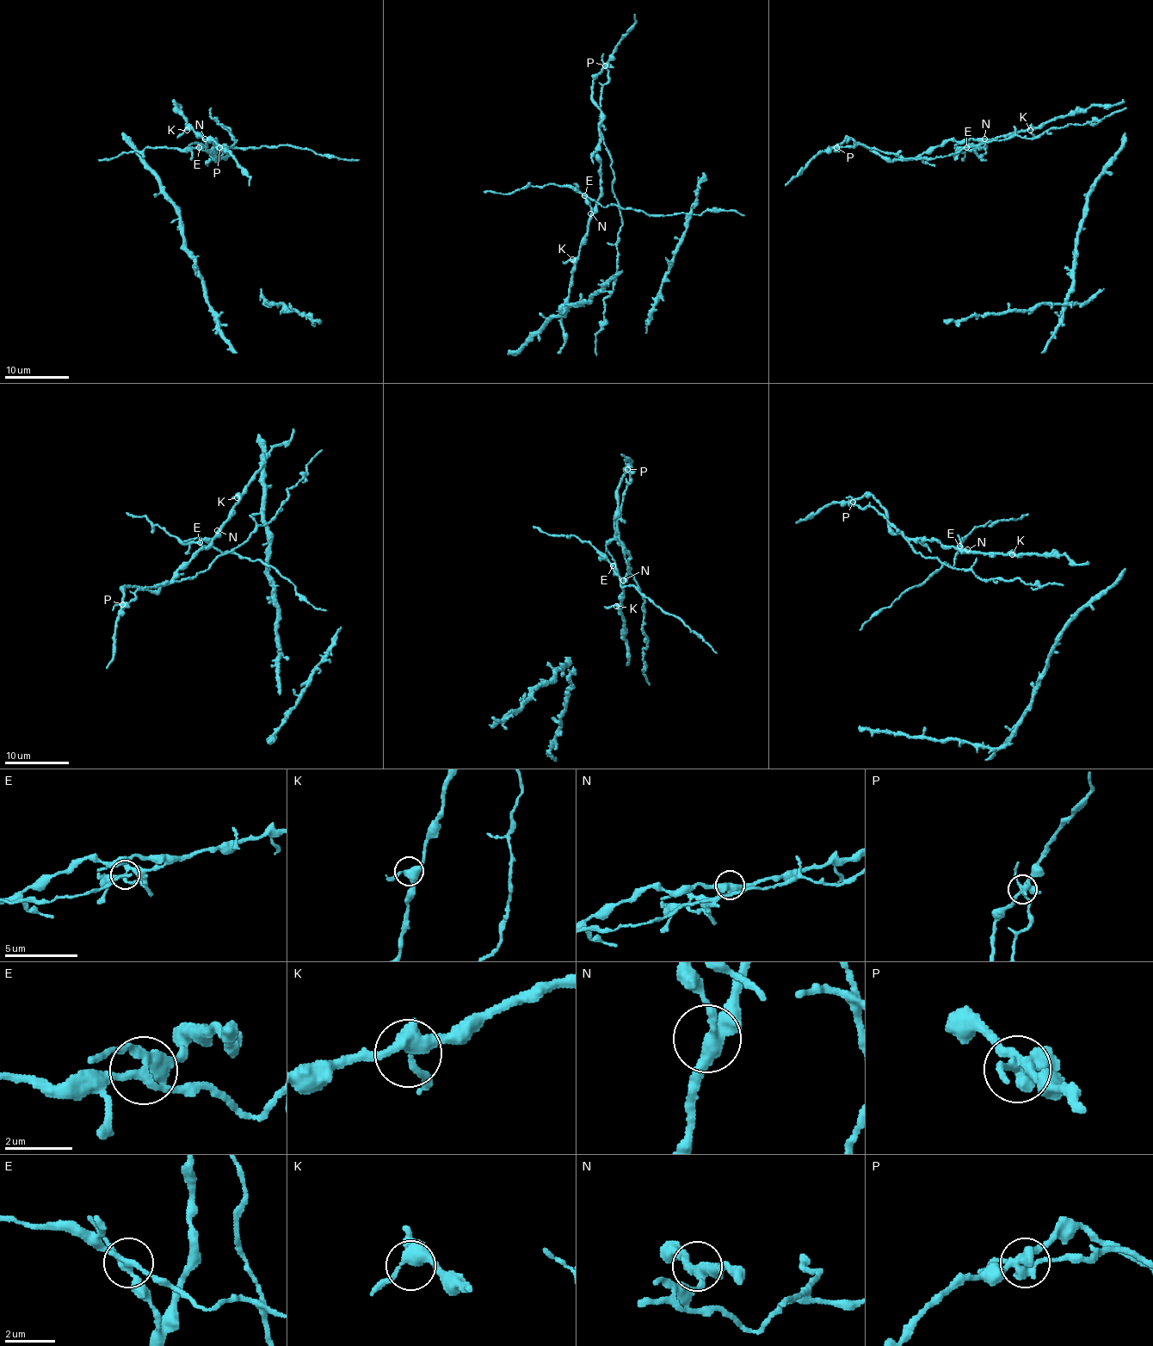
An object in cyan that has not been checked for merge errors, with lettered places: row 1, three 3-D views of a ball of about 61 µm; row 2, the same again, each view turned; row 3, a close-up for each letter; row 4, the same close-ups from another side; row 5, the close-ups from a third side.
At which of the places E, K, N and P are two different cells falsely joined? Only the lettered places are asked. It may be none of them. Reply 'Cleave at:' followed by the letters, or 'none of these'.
Cleave at: E, P

